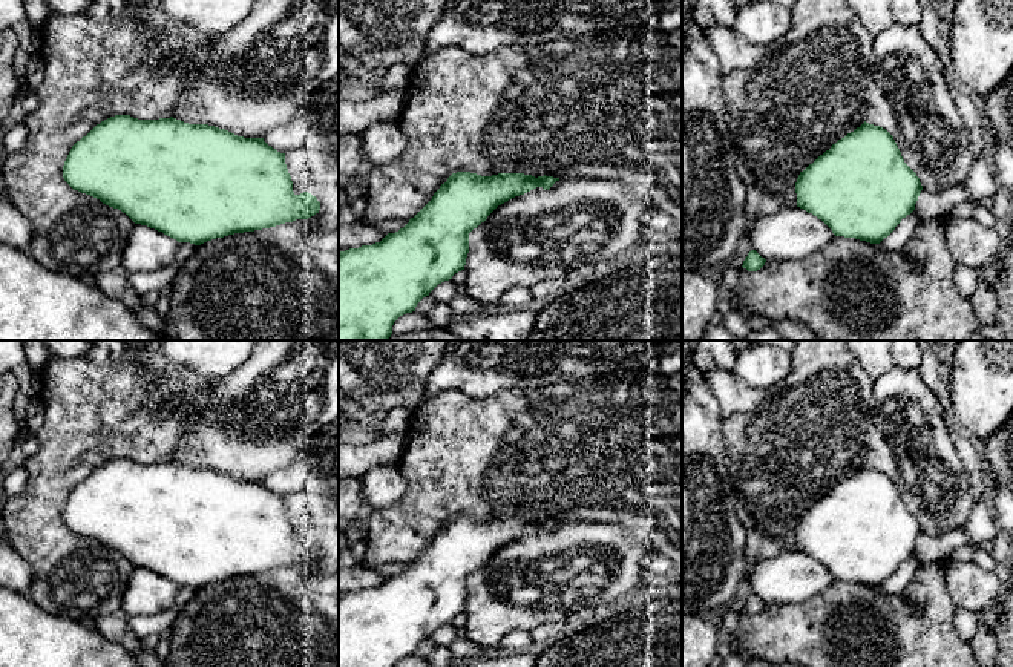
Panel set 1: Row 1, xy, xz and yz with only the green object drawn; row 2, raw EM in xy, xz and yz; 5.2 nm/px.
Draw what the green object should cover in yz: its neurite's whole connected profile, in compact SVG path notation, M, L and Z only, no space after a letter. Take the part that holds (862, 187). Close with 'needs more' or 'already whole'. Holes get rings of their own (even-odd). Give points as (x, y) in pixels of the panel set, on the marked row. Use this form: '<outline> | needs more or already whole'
M866 121L800 172L795 182L797 207L821 219L835 236L870 244L880 244L915 210L921 190L893 136Z | already whole

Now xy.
M115 115L101 121L72 146L63 178L74 190L121 210L135 224L195 245L308 219L320 210L316 196L293 192L285 153L268 146L264 138L244 138L173 117L138 120Z | already whole

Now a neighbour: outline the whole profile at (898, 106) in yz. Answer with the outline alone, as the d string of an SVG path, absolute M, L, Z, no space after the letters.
M893 25L875 35L869 66L866 123L886 129L895 140L904 163L916 173L923 189L941 190L964 184L975 161L967 127L955 106L938 54L924 40L920 26Z

